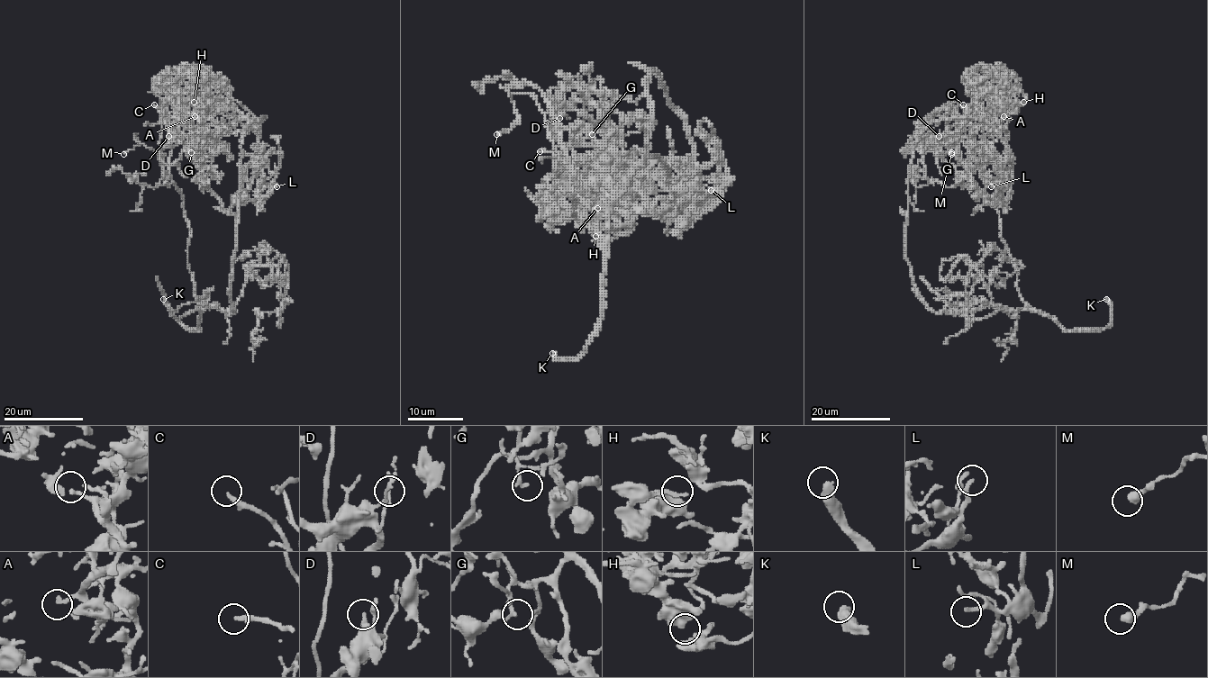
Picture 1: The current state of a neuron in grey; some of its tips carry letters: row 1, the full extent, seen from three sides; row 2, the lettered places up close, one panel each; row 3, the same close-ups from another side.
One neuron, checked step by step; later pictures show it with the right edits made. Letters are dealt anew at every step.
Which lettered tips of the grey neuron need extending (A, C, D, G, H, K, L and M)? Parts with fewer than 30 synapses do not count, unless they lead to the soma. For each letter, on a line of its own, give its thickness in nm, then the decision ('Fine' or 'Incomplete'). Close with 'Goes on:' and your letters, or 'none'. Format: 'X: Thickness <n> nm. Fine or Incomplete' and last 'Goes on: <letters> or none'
A: Thickness 190 nm. Incomplete
C: Thickness 240 nm. Incomplete
D: Thickness 180 nm. Fine
G: Thickness 180 nm. Fine
H: Thickness 380 nm. Fine
K: Thickness 400 nm. Incomplete
L: Thickness 190 nm. Fine
M: Thickness 380 nm. Fine
Goes on: A, C, K

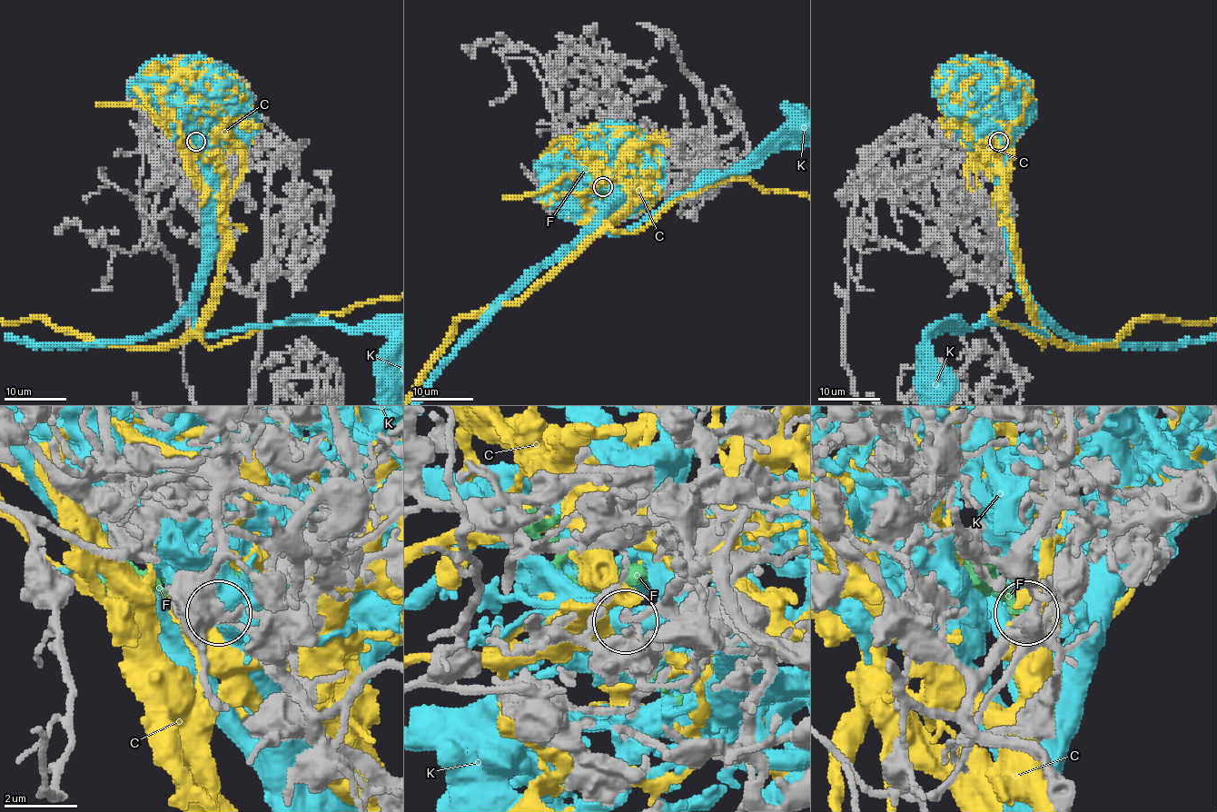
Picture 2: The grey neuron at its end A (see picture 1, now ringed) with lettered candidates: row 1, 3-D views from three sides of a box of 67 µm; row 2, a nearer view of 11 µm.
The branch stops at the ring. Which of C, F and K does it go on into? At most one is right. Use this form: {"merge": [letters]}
{"merge": ["F"]}

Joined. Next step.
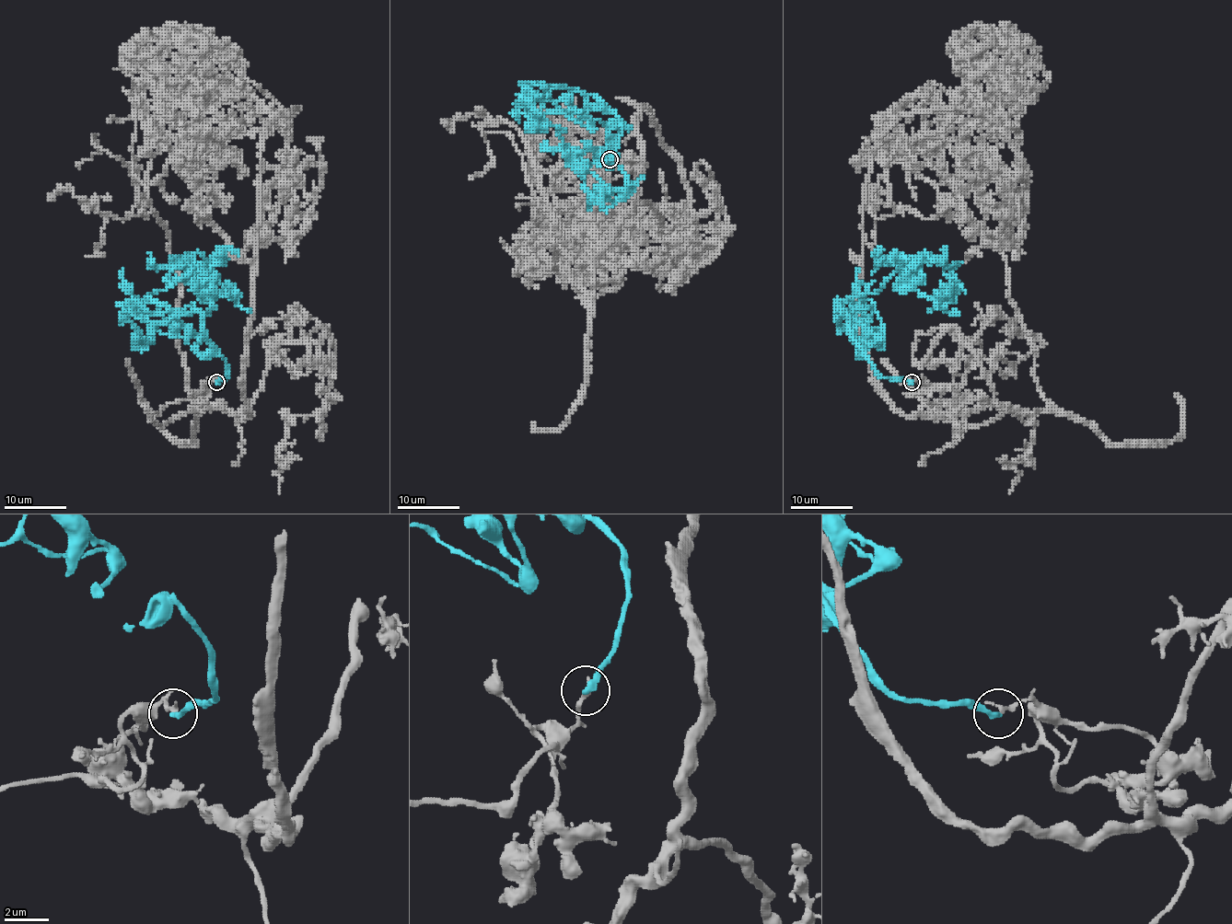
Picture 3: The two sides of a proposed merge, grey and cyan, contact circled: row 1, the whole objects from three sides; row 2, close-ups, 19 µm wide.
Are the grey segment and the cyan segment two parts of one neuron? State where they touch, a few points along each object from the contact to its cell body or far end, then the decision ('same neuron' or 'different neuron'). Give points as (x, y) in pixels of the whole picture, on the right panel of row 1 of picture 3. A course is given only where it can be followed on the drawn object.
(912, 382) | grey via (912, 382), (1015, 411), (902, 414), (858, 327), (876, 141), (981, 110), (1021, 235), (957, 188) | cyan via (912, 382), (878, 374), (840, 305), (930, 254), (961, 290), (918, 295) | different neuron

